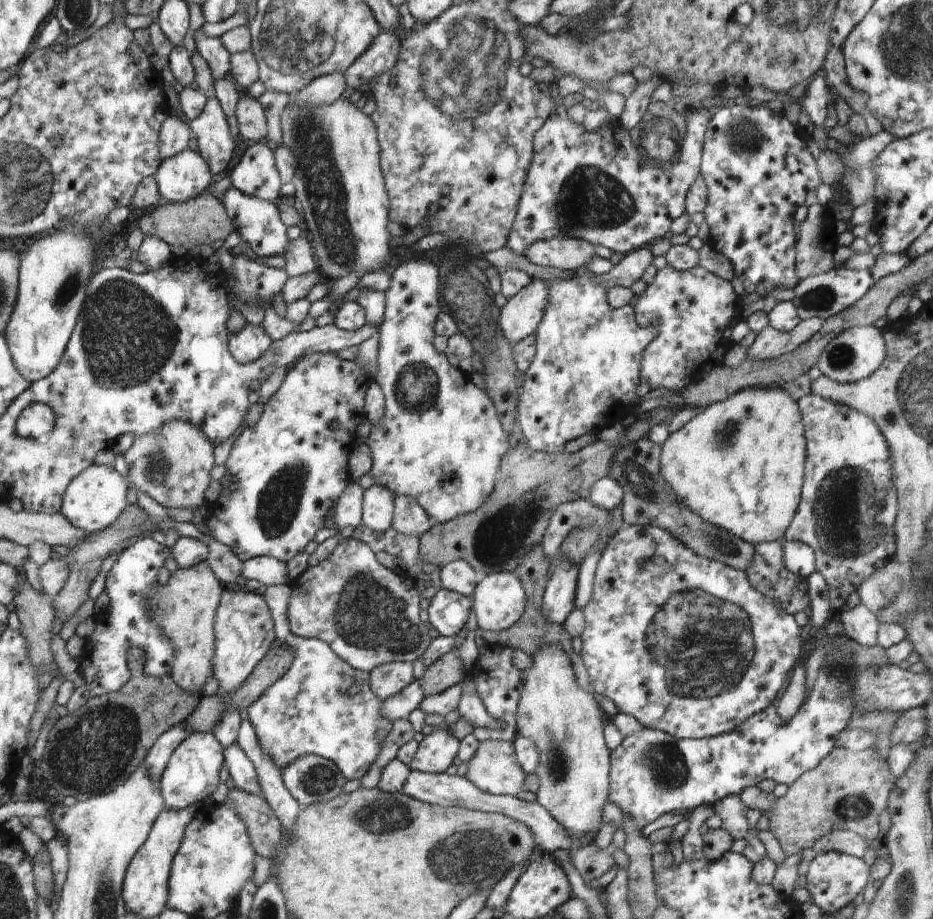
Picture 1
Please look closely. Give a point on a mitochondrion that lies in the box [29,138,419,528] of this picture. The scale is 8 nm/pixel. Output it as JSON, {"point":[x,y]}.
{"point":[127,335]}

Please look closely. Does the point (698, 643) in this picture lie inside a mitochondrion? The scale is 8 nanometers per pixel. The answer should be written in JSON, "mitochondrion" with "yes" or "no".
{"mitochondrion":"yes"}

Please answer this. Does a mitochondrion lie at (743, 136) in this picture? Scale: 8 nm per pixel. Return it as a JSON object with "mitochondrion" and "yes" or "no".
{"mitochondrion":"yes"}

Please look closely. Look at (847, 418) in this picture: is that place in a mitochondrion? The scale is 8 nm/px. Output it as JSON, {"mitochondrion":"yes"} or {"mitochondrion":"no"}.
{"mitochondrion":"no"}

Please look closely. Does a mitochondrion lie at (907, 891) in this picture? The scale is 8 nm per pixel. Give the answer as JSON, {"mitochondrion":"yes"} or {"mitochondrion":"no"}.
{"mitochondrion":"yes"}

